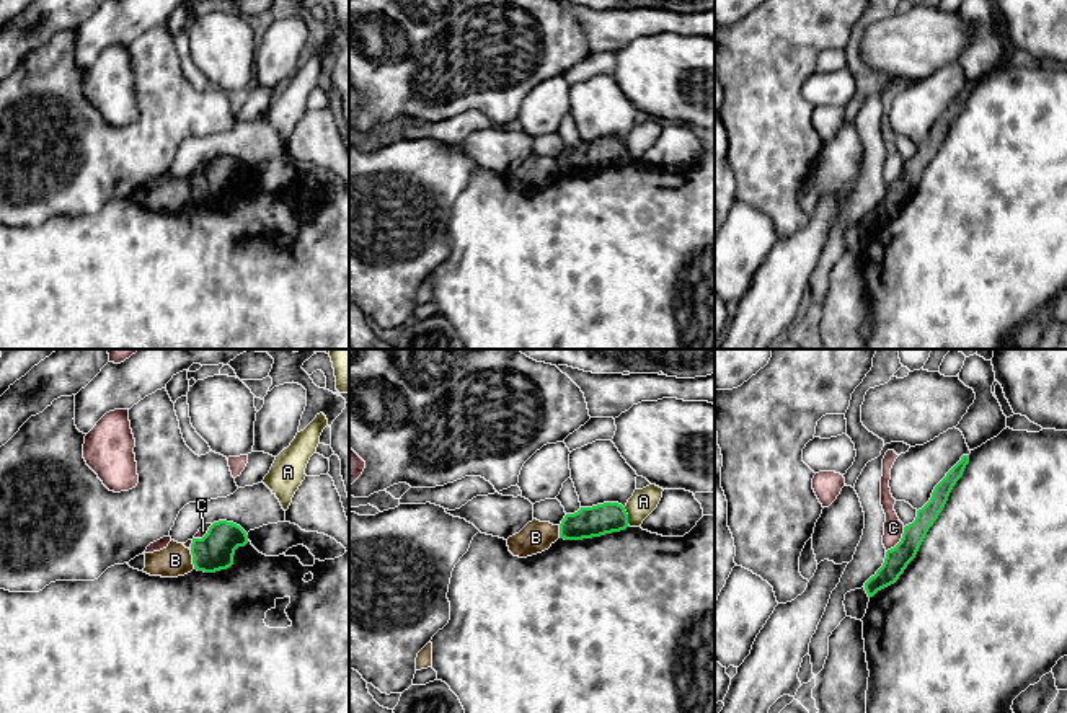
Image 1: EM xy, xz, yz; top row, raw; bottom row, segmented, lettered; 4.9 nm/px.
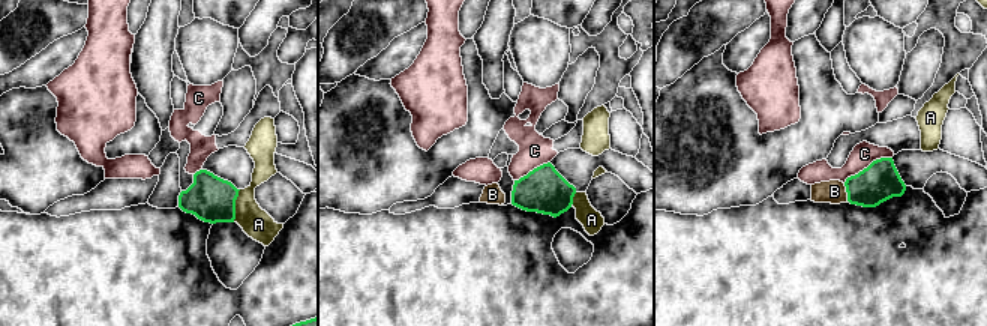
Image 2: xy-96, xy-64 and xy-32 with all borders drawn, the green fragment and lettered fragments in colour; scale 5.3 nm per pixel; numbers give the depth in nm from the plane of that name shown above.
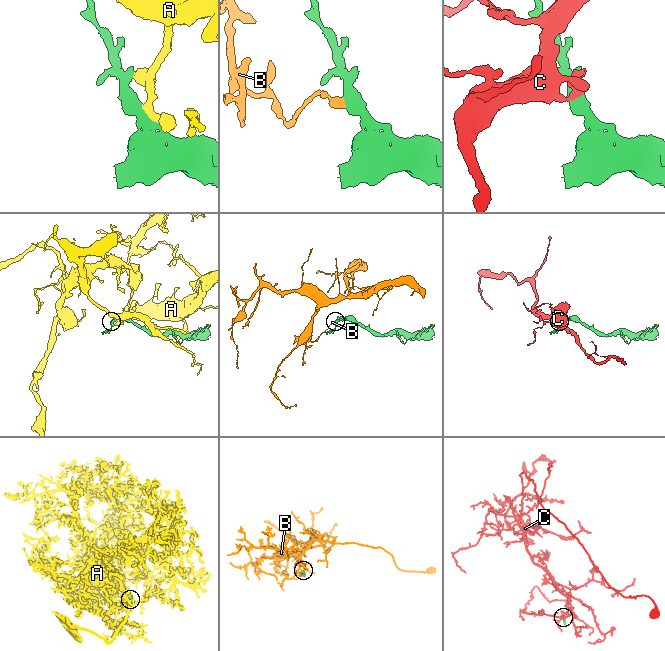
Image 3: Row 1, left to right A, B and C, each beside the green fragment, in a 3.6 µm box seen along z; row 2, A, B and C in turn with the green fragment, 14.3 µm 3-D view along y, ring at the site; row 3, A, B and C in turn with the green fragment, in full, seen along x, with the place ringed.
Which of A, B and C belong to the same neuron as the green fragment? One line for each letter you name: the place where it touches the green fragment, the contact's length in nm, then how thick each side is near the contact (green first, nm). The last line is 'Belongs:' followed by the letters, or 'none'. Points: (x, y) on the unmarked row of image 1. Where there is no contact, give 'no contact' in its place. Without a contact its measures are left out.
Belongs: none

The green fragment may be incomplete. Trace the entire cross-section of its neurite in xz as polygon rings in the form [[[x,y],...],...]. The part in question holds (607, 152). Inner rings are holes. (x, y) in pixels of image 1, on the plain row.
[[[604,137],[592,142],[581,142],[574,148],[566,148],[560,158],[560,173],[582,175],[625,165],[628,148],[618,137]]]

